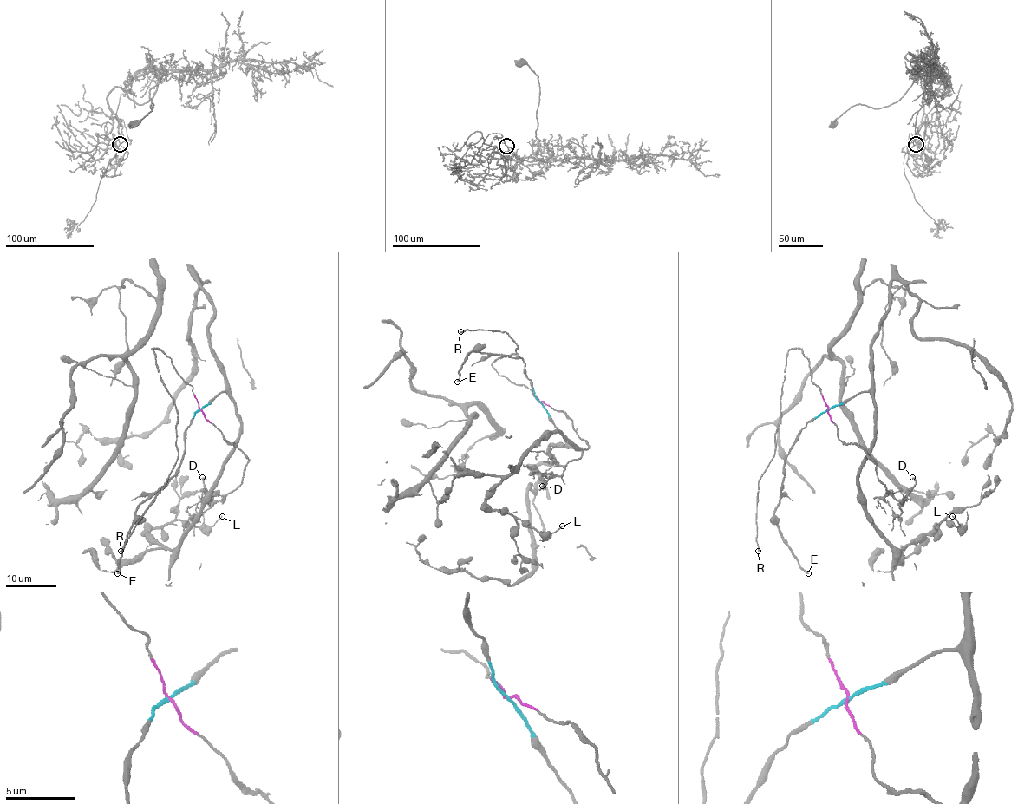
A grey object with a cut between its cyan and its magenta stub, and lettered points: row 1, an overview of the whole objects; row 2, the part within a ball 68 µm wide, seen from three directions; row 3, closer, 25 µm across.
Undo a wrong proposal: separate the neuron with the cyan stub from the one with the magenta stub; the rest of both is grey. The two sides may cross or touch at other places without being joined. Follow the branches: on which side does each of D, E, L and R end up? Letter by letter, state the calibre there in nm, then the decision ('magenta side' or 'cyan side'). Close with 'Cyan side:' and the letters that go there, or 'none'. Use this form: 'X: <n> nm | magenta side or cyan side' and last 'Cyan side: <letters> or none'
D: 220 nm | magenta side
E: 280 nm | cyan side
L: 170 nm | cyan side
R: 200 nm | magenta side
Cyan side: E, L

